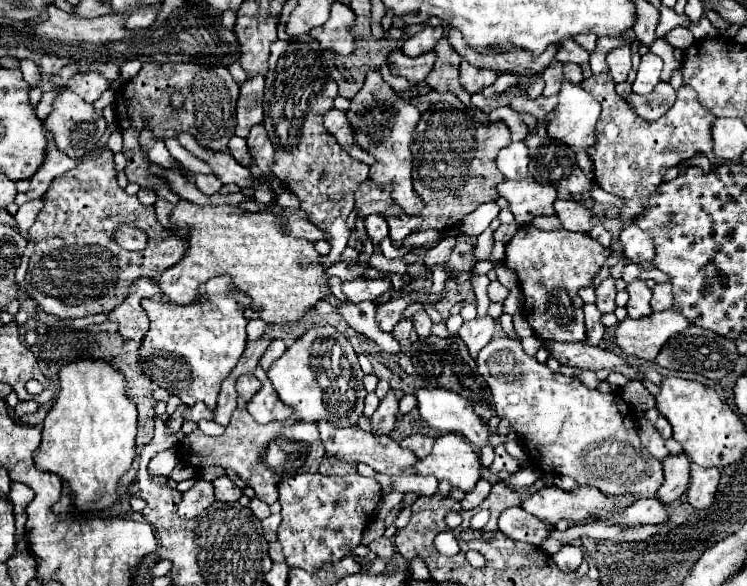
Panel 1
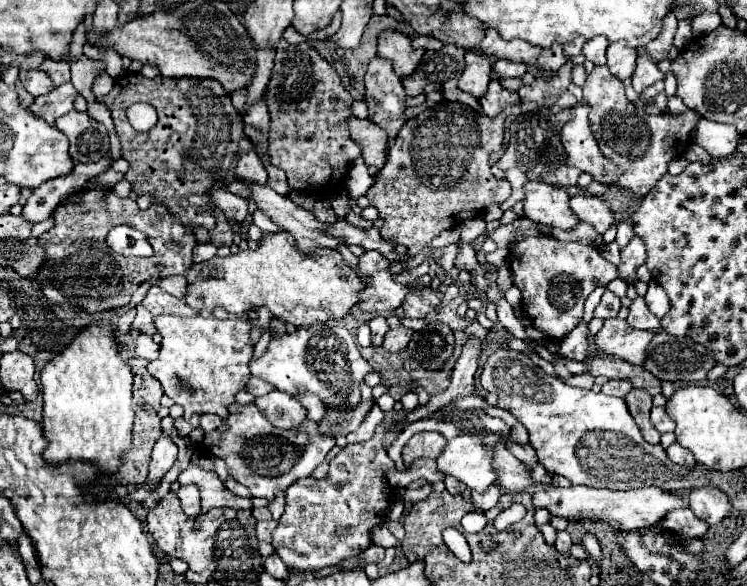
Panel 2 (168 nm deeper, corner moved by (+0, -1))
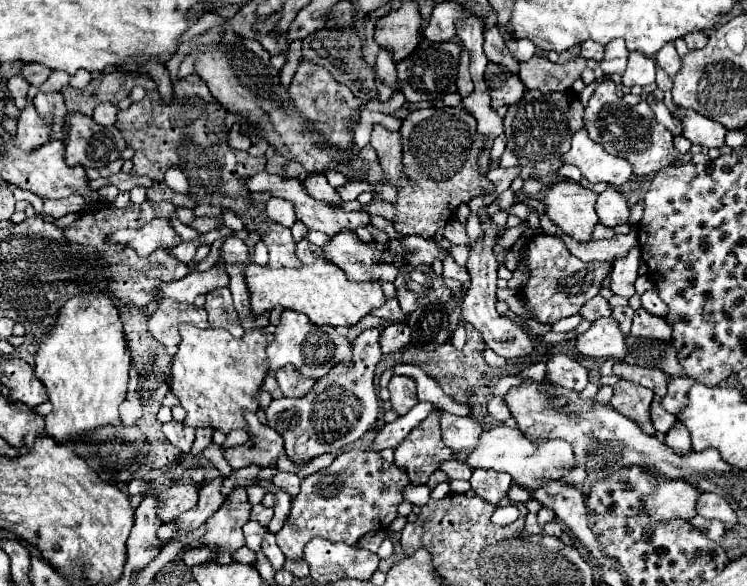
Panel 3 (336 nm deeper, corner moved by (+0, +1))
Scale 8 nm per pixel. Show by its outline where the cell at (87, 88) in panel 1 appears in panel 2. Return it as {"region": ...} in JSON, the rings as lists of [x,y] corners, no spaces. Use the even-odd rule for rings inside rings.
{"region":[[[63,83],[59,87],[55,87],[51,93],[37,97],[31,105],[29,111],[35,117],[41,117],[43,121],[47,121],[49,125],[55,123],[57,117],[65,115],[67,111],[73,109],[73,99],[75,99],[77,91],[71,83]]]}

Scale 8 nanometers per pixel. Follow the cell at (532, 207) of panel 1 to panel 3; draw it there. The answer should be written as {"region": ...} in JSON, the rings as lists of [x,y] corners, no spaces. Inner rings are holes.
{"region":[[[573,181],[553,183],[545,197],[545,215],[575,241],[589,241],[591,231],[597,225],[595,191],[589,191]]]}

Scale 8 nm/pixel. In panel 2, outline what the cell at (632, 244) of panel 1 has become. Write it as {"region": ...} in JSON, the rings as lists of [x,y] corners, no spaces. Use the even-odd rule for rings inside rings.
{"region":[[[635,235],[627,247],[621,249],[621,263],[617,267],[619,279],[625,283],[635,283],[637,281],[637,269],[645,263],[645,247],[641,239]]]}

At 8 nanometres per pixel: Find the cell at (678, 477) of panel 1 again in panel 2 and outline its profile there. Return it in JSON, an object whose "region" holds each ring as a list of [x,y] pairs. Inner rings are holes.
{"region":[[[677,441],[667,447],[667,457],[673,463],[679,463],[679,465],[693,465],[695,463],[695,457],[691,455],[691,451],[687,451],[685,447],[681,447]]]}

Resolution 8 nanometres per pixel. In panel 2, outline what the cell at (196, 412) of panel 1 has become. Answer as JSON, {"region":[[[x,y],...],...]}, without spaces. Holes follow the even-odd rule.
{"region":[[[195,415],[195,417],[191,417],[189,421],[187,419],[175,419],[175,429],[177,429],[177,433],[181,435],[181,437],[187,437],[195,427],[197,427],[197,423],[199,423],[199,415]]]}

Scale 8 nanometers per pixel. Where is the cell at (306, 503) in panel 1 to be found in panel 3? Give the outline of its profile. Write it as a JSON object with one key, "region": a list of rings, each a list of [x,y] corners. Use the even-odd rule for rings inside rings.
{"region":[[[351,449],[351,451],[347,451],[347,453],[341,453],[341,455],[337,455],[337,459],[335,459],[329,467],[325,467],[325,469],[321,469],[321,471],[317,471],[317,473],[313,473],[313,475],[309,475],[309,477],[305,477],[305,479],[301,481],[301,491],[299,491],[299,493],[293,497],[293,501],[291,501],[291,513],[289,513],[289,517],[287,517],[283,529],[281,529],[279,533],[275,533],[277,545],[279,545],[279,549],[283,551],[283,555],[285,555],[287,559],[291,559],[291,561],[303,559],[303,549],[305,549],[305,545],[307,545],[313,537],[323,537],[323,539],[329,539],[329,541],[343,541],[343,543],[347,543],[347,545],[355,545],[365,533],[381,531],[381,529],[387,529],[387,527],[389,527],[389,523],[397,517],[397,505],[403,501],[403,487],[405,487],[407,483],[409,483],[407,471],[405,471],[403,467],[397,467],[395,463],[387,463],[377,451]]]}

